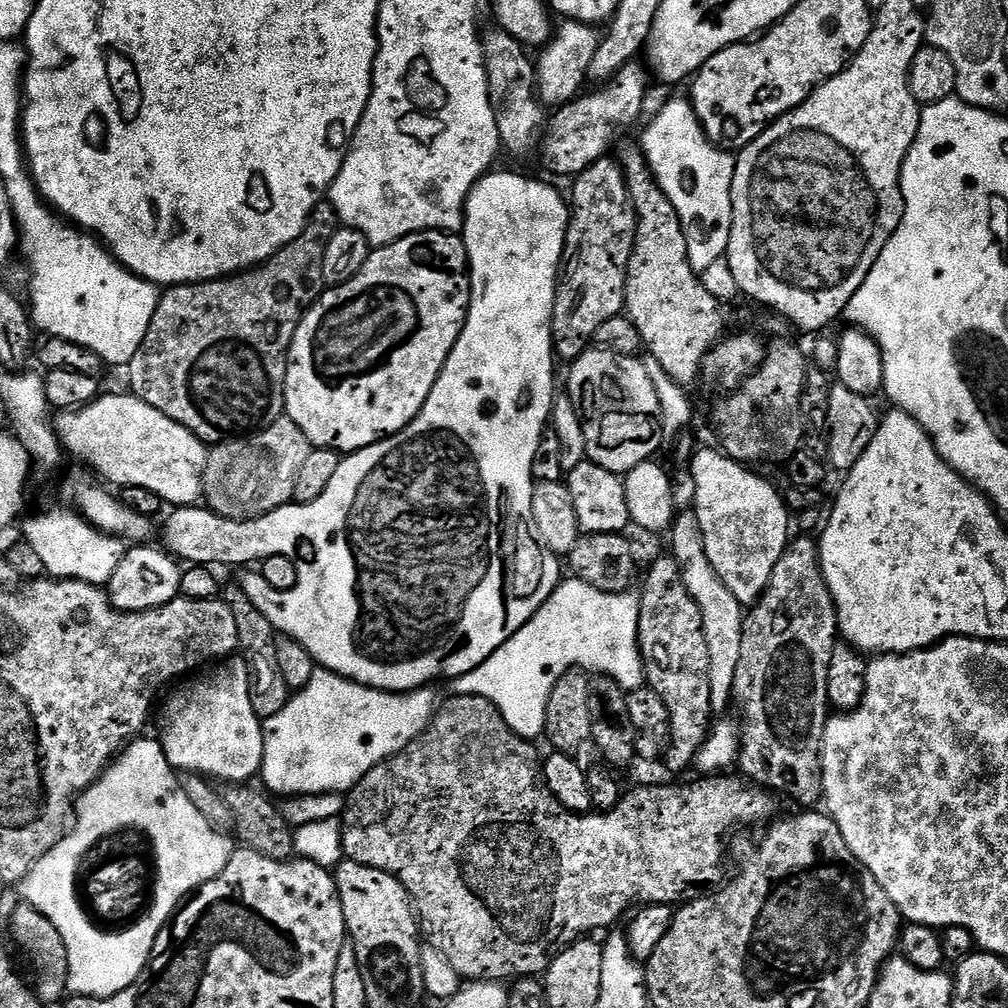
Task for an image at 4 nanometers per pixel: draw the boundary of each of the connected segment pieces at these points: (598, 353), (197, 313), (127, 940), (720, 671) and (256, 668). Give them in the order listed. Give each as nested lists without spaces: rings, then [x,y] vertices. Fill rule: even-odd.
[[[592,346],[571,361],[572,373],[568,376],[566,392],[576,404],[584,424],[587,459],[617,474],[627,474],[634,466],[651,461],[662,439],[658,394],[655,393],[654,382],[650,380],[645,365],[636,359],[635,355],[627,356],[609,348]]]
[[[321,202],[312,211],[302,234],[263,264],[222,280],[169,287],[160,297],[154,318],[150,318],[150,330],[146,330],[142,346],[138,346],[138,354],[127,361],[131,395],[154,406],[154,410],[166,414],[166,418],[186,426],[186,430],[199,436],[208,446],[269,428],[281,419],[285,415],[288,350],[300,319],[325,291],[322,258],[326,258],[326,245],[341,226],[336,207],[331,202]]]
[[[137,738],[137,739],[135,739],[135,740],[133,740],[133,741],[131,741],[131,743],[129,743],[129,744],[128,744],[128,745],[127,745],[127,747],[125,747],[125,748],[124,748],[124,749],[123,749],[123,751],[121,751],[121,753],[120,753],[120,755],[119,755],[119,756],[117,756],[117,757],[116,757],[116,759],[115,759],[115,761],[114,761],[114,763],[113,763],[113,764],[112,764],[112,765],[111,765],[111,766],[109,766],[109,767],[107,767],[107,768],[105,768],[105,769],[104,769],[104,772],[103,772],[103,773],[102,773],[102,775],[101,775],[101,776],[100,776],[100,779],[98,779],[98,780],[96,780],[96,781],[94,781],[94,782],[93,782],[93,783],[92,783],[92,785],[91,785],[91,786],[90,786],[90,787],[88,787],[88,789],[86,789],[86,791],[85,791],[85,792],[82,792],[82,793],[80,793],[80,795],[79,795],[79,797],[78,797],[78,799],[77,799],[77,801],[76,801],[76,803],[75,803],[75,805],[74,805],[74,823],[73,823],[73,824],[72,824],[72,825],[71,825],[71,827],[69,827],[69,829],[68,829],[68,831],[67,831],[67,833],[66,833],[66,834],[65,834],[65,836],[63,836],[63,837],[62,837],[62,839],[61,839],[61,840],[59,840],[59,842],[57,842],[57,843],[56,843],[56,845],[55,845],[55,846],[54,846],[54,848],[53,848],[53,849],[52,849],[52,850],[50,850],[50,851],[49,851],[49,852],[47,852],[47,854],[46,854],[46,855],[45,855],[45,856],[43,856],[43,858],[41,858],[41,859],[40,859],[40,861],[38,861],[38,863],[36,863],[36,865],[35,865],[35,866],[33,866],[33,868],[32,868],[32,869],[30,869],[30,870],[29,870],[29,871],[28,871],[28,873],[27,873],[27,874],[26,874],[26,876],[25,876],[25,878],[24,878],[24,880],[21,880],[21,881],[20,881],[20,883],[19,883],[19,885],[18,885],[18,891],[20,891],[20,892],[21,892],[21,894],[22,894],[22,895],[24,895],[24,896],[21,896],[21,897],[23,897],[23,899],[24,899],[24,900],[25,900],[25,901],[26,901],[26,903],[27,903],[27,904],[28,904],[28,905],[30,905],[30,907],[32,907],[32,908],[36,908],[36,909],[37,909],[37,910],[39,910],[39,911],[40,911],[40,913],[41,913],[41,914],[42,914],[42,915],[44,915],[44,916],[45,916],[45,917],[46,917],[46,918],[50,918],[50,922],[54,922],[54,930],[58,930],[58,934],[62,934],[62,942],[63,942],[63,943],[64,943],[64,945],[65,945],[65,946],[66,946],[66,954],[67,954],[67,955],[68,955],[68,992],[69,992],[69,993],[72,993],[72,994],[75,994],[75,995],[77,995],[77,996],[99,996],[99,997],[101,997],[101,998],[103,998],[103,997],[105,997],[105,996],[113,996],[113,995],[114,995],[114,994],[118,994],[118,993],[119,993],[119,992],[121,992],[121,991],[122,991],[122,990],[126,990],[126,989],[127,989],[127,988],[129,988],[129,986],[130,986],[130,985],[132,985],[132,983],[134,983],[134,981],[136,981],[136,980],[137,980],[137,979],[138,979],[138,977],[140,977],[140,975],[141,975],[141,974],[142,974],[142,970],[143,970],[143,969],[144,969],[144,967],[145,967],[145,966],[147,966],[147,965],[148,965],[148,959],[149,959],[149,958],[150,958],[150,954],[151,954],[151,953],[152,953],[152,947],[153,947],[153,946],[154,946],[154,942],[155,942],[155,941],[156,941],[156,939],[157,939],[157,938],[158,938],[158,934],[159,934],[159,933],[160,933],[160,932],[161,932],[161,930],[162,930],[162,929],[163,929],[163,928],[164,928],[164,923],[166,923],[166,921],[167,921],[167,920],[169,920],[169,918],[171,918],[171,917],[172,917],[172,912],[173,912],[173,911],[174,911],[174,910],[175,910],[175,908],[176,908],[176,907],[177,907],[177,906],[178,906],[178,905],[180,905],[180,902],[181,902],[181,900],[183,900],[183,899],[184,899],[184,897],[186,897],[186,896],[189,896],[189,894],[190,894],[190,893],[191,893],[191,892],[193,892],[193,891],[194,891],[194,889],[195,889],[195,888],[197,888],[197,887],[198,887],[198,886],[202,886],[202,885],[203,885],[203,884],[205,884],[205,883],[206,883],[206,882],[210,882],[210,881],[211,881],[211,880],[213,880],[213,879],[214,879],[214,877],[216,877],[216,875],[218,875],[218,873],[219,873],[219,872],[220,872],[220,871],[222,871],[222,869],[224,869],[224,867],[225,867],[225,866],[226,866],[226,862],[227,862],[227,861],[228,861],[228,860],[229,860],[229,859],[230,859],[230,857],[232,857],[232,853],[233,853],[233,851],[234,851],[234,844],[233,844],[233,841],[232,841],[232,840],[231,840],[231,839],[229,839],[229,840],[230,840],[230,841],[228,841],[228,840],[227,840],[227,838],[226,838],[226,837],[224,837],[224,836],[227,836],[227,835],[225,835],[225,833],[224,833],[224,832],[223,832],[223,831],[221,831],[221,829],[218,829],[218,828],[215,828],[215,827],[214,827],[214,826],[212,826],[212,825],[211,825],[211,824],[210,824],[210,822],[206,822],[206,818],[202,818],[202,814],[198,814],[198,806],[194,806],[194,802],[190,802],[190,798],[186,798],[186,794],[185,794],[185,793],[184,793],[184,791],[183,791],[183,790],[182,790],[182,786],[181,786],[181,785],[180,785],[180,778],[179,778],[179,775],[178,775],[178,772],[177,772],[177,769],[175,769],[175,768],[173,768],[173,766],[172,766],[172,763],[170,763],[170,762],[169,762],[169,760],[168,760],[168,759],[167,759],[167,758],[166,758],[166,754],[165,754],[165,753],[164,753],[164,748],[163,748],[163,746],[161,746],[161,744],[160,744],[160,741],[159,741],[159,739],[156,739],[156,738],[152,738],[152,740],[144,740],[144,739],[145,739],[145,738]],[[121,830],[135,830],[135,831],[136,831],[136,832],[137,832],[137,833],[140,833],[140,834],[143,834],[143,835],[144,835],[144,836],[145,836],[145,837],[147,837],[147,836],[146,836],[146,835],[148,835],[148,836],[152,836],[152,848],[153,848],[153,850],[154,850],[154,851],[156,851],[156,876],[155,876],[155,872],[154,872],[154,895],[153,895],[153,896],[152,896],[152,897],[151,897],[151,900],[150,900],[150,903],[149,903],[149,905],[148,905],[148,907],[147,907],[147,909],[146,909],[146,911],[145,911],[145,913],[144,913],[144,917],[142,917],[142,919],[141,919],[141,920],[137,920],[137,921],[136,921],[136,923],[135,923],[135,924],[133,924],[133,925],[132,925],[132,927],[131,927],[131,928],[125,928],[125,929],[123,929],[123,930],[121,930],[121,931],[118,931],[118,932],[106,932],[106,931],[104,931],[104,929],[102,929],[102,928],[98,928],[98,927],[96,927],[96,925],[95,925],[95,923],[93,923],[93,921],[92,921],[92,920],[91,920],[91,919],[90,919],[90,916],[89,916],[89,913],[88,913],[88,912],[87,912],[87,911],[86,911],[86,908],[85,908],[85,905],[84,905],[84,904],[83,904],[83,903],[82,903],[82,900],[81,900],[81,897],[80,897],[80,896],[79,896],[79,895],[78,895],[78,877],[79,877],[79,876],[80,876],[80,875],[81,875],[81,872],[80,872],[80,863],[82,863],[82,862],[83,862],[83,860],[84,860],[84,855],[86,855],[86,854],[87,854],[87,852],[88,852],[88,851],[90,851],[90,850],[91,850],[91,848],[92,848],[92,847],[93,847],[93,848],[92,848],[92,851],[93,851],[93,849],[95,849],[95,848],[96,848],[96,847],[97,847],[97,844],[98,844],[98,842],[100,842],[100,841],[103,841],[103,840],[104,840],[104,839],[105,839],[105,838],[107,838],[107,837],[109,837],[109,836],[114,836],[114,835],[117,835],[117,833],[119,833],[119,832],[120,832],[120,831],[121,831]]]
[[[688,510],[673,522],[670,554],[678,562],[686,590],[690,590],[690,598],[698,602],[698,610],[702,614],[706,650],[710,650],[710,702],[713,713],[725,713],[722,711],[727,708],[728,700],[730,704],[733,699],[734,674],[738,674],[738,662],[742,655],[745,605],[740,604],[738,598],[730,594],[730,590],[726,590],[726,582],[718,578],[710,558],[706,558],[706,542],[702,538],[695,511]]]
[[[233,590],[229,596],[226,596],[226,603],[234,614],[234,620],[238,625],[240,645],[249,663],[250,704],[261,721],[268,720],[284,709],[292,697],[277,666],[275,628],[269,619],[250,602],[250,598],[246,598],[244,592]]]

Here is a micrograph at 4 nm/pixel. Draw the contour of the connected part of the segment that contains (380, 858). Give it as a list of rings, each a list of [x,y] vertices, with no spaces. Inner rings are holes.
[[[449,695],[448,701],[441,703],[432,716],[426,730],[418,738],[406,745],[398,754],[384,760],[370,769],[360,781],[347,793],[342,815],[342,842],[347,859],[374,870],[386,870],[394,874],[398,882],[406,886],[412,895],[413,905],[418,909],[422,921],[422,932],[427,943],[444,955],[450,962],[457,976],[468,982],[494,980],[508,982],[513,978],[536,978],[550,966],[550,962],[564,948],[570,947],[575,940],[585,939],[589,934],[596,934],[599,928],[611,929],[616,919],[631,906],[635,900],[641,905],[667,904],[680,906],[716,891],[725,883],[724,876],[724,839],[739,824],[760,824],[763,820],[771,821],[777,815],[776,800],[767,788],[761,788],[743,775],[708,774],[696,778],[693,784],[648,784],[645,788],[636,788],[625,795],[616,808],[608,811],[593,810],[587,814],[571,812],[546,786],[542,756],[536,753],[537,745],[530,740],[523,740],[502,718],[498,706],[481,696]]]

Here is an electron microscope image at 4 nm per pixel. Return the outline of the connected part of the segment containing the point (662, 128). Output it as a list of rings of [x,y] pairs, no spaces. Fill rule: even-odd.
[[[687,99],[672,100],[648,124],[642,139],[644,156],[666,198],[674,206],[686,238],[692,271],[701,274],[726,256],[732,240],[732,179],[736,156],[708,140],[696,111]]]

